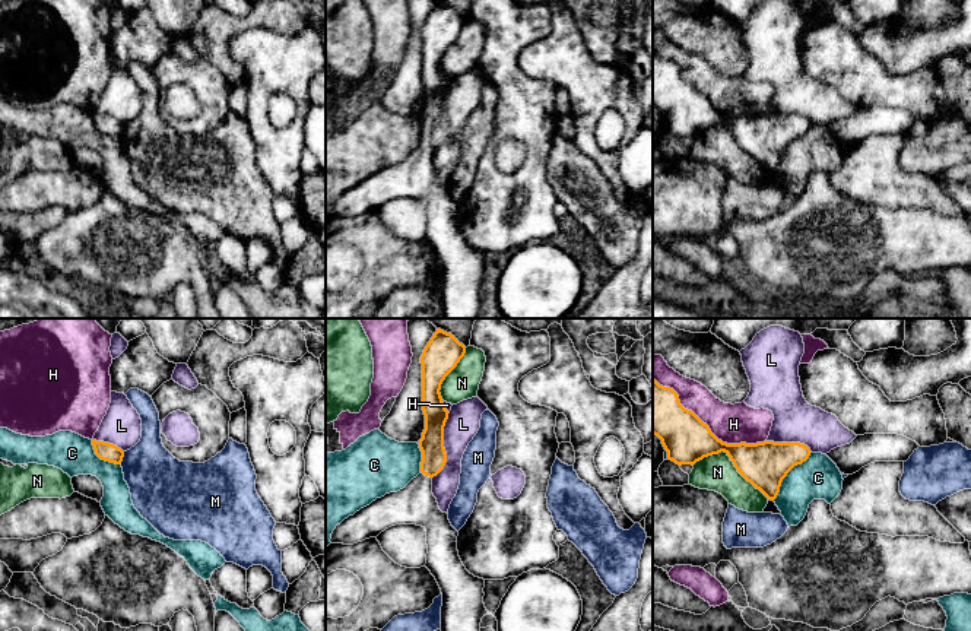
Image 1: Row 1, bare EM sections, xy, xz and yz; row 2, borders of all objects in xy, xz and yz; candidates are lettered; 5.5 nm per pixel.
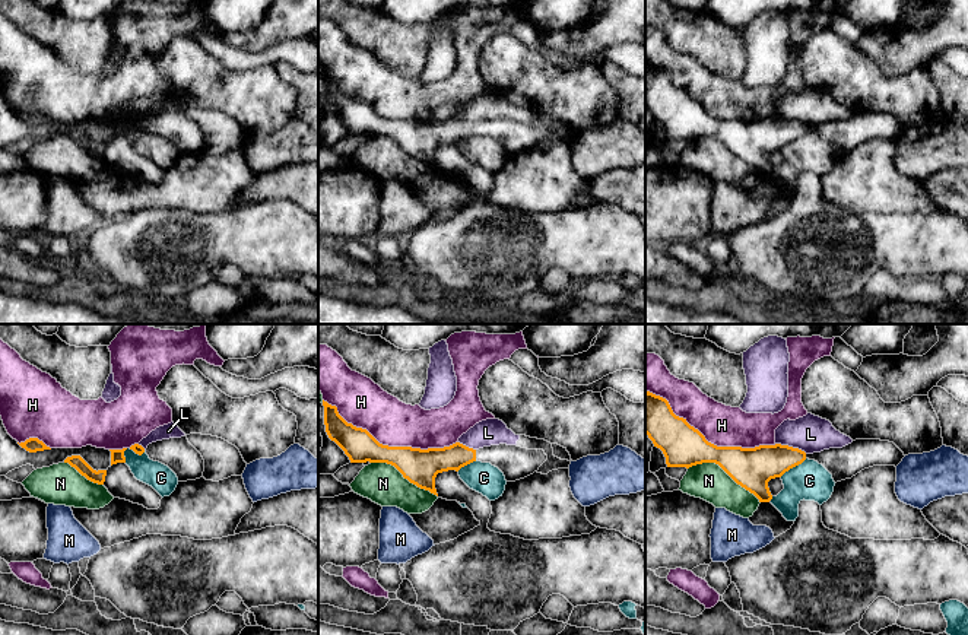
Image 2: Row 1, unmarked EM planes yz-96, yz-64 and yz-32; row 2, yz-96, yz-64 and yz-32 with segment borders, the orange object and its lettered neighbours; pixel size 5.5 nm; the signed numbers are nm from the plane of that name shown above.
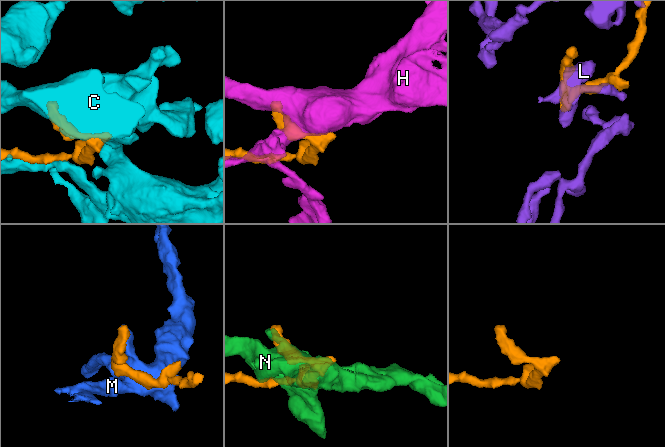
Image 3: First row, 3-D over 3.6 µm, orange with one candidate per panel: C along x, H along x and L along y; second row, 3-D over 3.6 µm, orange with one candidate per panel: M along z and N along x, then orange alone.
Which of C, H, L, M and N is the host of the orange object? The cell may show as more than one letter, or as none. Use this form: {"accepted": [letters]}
{"accepted": []}

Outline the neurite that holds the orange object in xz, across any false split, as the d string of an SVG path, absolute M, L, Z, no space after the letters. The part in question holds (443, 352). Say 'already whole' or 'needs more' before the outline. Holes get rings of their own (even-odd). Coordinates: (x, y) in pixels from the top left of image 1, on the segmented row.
needs more; M437 329L421 356L422 364L422 410L425 415L425 429L419 440L422 451L421 473L413 478L403 489L385 494L369 505L361 508L353 516L345 519L331 533L331 543L353 545L369 538L377 538L385 529L396 524L416 524L426 530L426 564L425 567L435 577L441 593L441 631L480 631L482 618L488 613L483 603L485 580L470 574L463 565L457 551L458 532L451 526L448 514L438 507L432 494L432 478L437 476L447 463L444 448L444 427L448 410L441 397L441 384L445 377L457 367L466 353L466 346L451 333Z

